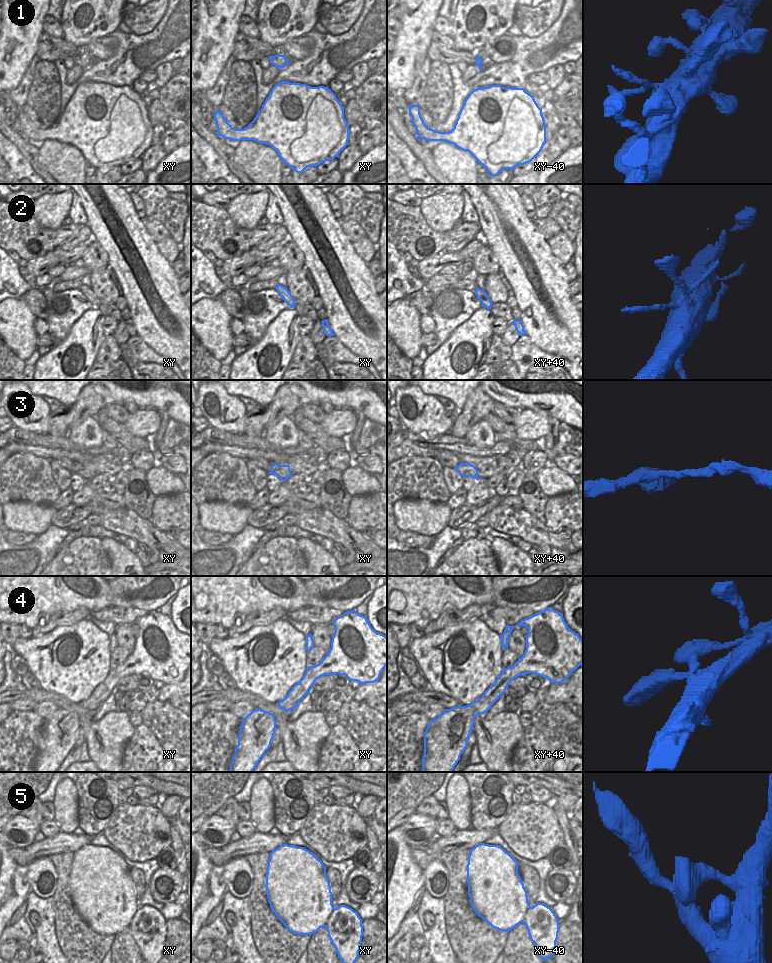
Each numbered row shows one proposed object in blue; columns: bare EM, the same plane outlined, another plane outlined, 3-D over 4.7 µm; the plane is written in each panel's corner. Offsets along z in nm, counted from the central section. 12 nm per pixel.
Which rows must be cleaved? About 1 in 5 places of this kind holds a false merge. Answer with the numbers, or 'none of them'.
none of them

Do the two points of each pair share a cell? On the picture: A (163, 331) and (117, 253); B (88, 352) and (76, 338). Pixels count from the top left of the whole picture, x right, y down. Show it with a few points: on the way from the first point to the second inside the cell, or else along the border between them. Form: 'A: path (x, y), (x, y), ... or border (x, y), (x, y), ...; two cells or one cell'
A: path (152, 312), (130, 272); one cell
B: path (85, 349), (79, 341); one cell

